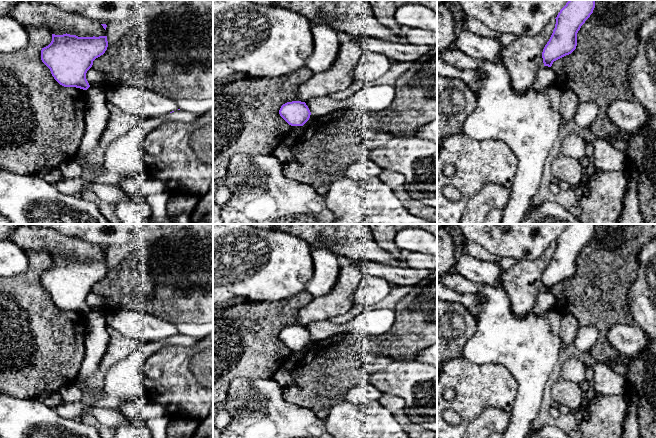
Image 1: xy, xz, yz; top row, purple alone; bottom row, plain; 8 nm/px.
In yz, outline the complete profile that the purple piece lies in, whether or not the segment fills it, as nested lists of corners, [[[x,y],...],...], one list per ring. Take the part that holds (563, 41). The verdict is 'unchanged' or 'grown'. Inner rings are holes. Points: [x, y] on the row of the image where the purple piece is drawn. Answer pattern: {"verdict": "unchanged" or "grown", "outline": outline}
{"verdict": "unchanged", "outline": [[[569,0],[560,10],[553,33],[545,45],[542,58],[544,66],[571,54],[577,46],[577,33],[595,8],[595,0]]]}

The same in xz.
{"verdict": "unchanged", "outline": [[[292,101],[283,104],[279,114],[291,126],[303,126],[309,120],[311,112],[305,102]]]}

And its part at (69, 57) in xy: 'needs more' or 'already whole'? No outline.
already whole

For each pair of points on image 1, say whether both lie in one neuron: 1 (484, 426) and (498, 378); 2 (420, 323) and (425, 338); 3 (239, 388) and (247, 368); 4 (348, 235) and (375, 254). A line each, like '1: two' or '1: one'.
1: two
2: one
3: two
4: one

